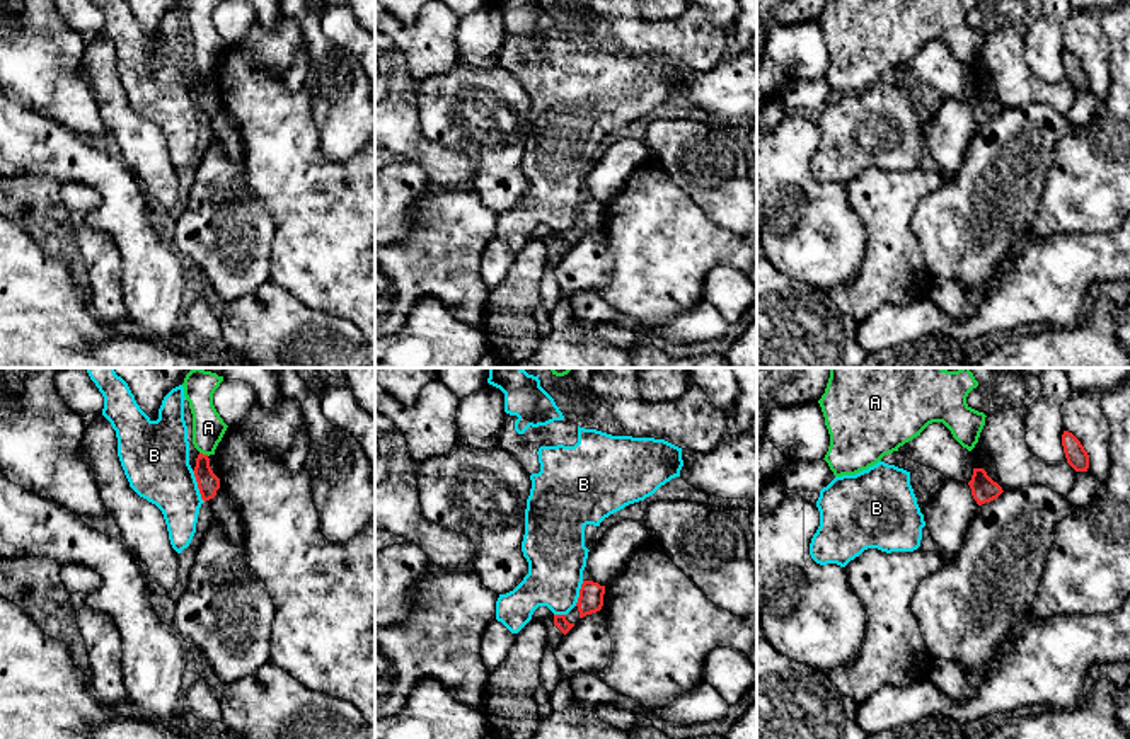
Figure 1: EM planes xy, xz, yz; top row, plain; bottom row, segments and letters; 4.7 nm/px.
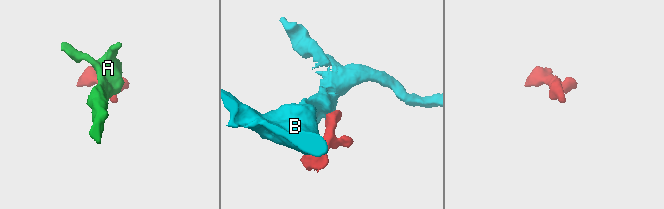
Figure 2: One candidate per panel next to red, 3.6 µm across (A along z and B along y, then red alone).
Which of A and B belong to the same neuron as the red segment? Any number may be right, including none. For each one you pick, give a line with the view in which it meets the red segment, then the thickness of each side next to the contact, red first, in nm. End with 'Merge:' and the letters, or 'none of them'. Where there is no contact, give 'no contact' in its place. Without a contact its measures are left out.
Merge: none of them

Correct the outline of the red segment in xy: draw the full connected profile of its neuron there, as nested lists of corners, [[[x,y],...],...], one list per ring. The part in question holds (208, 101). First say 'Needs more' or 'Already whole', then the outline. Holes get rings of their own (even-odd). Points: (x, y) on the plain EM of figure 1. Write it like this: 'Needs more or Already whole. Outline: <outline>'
Already whole. Outline: [[[198,73],[193,90],[198,100],[201,117],[213,117],[216,114],[216,109],[220,107],[220,97],[213,92],[208,73]]]

